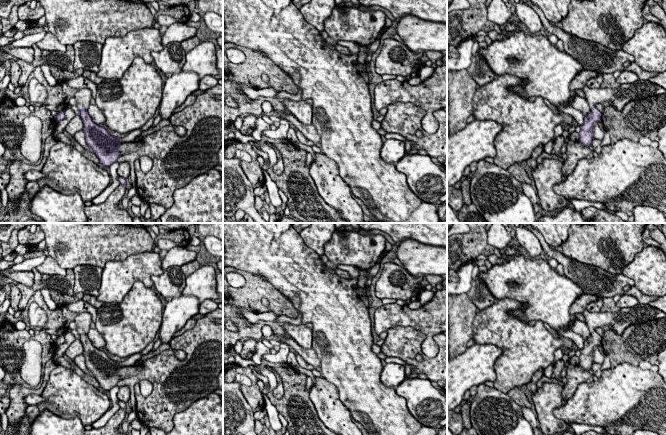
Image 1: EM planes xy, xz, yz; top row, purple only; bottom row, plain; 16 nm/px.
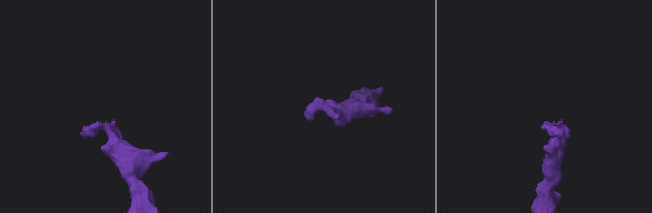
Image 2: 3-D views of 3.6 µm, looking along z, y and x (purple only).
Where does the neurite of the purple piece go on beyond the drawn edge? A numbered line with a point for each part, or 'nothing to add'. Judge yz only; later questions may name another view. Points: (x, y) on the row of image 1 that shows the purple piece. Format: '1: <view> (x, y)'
1: yz (618, 98)

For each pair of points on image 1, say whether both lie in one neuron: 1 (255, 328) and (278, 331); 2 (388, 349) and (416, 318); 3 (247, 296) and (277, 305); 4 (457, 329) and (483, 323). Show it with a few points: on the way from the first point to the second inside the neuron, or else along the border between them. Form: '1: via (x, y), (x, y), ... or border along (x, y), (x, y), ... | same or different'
1: via (261, 323), (270, 323), (272, 325) | same
2: border along (387, 330), (395, 326), (412, 326), (427, 337) | different
3: via (254, 295), (267, 295), (270, 298) | same
4: border along (477, 313), (473, 321), (473, 336), (471, 338) | different

